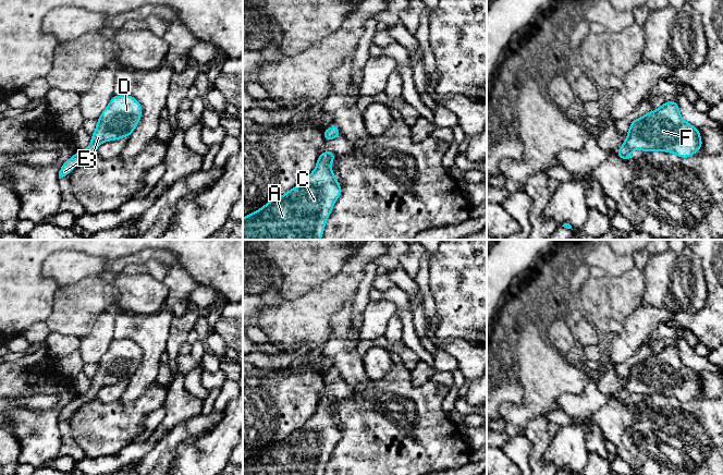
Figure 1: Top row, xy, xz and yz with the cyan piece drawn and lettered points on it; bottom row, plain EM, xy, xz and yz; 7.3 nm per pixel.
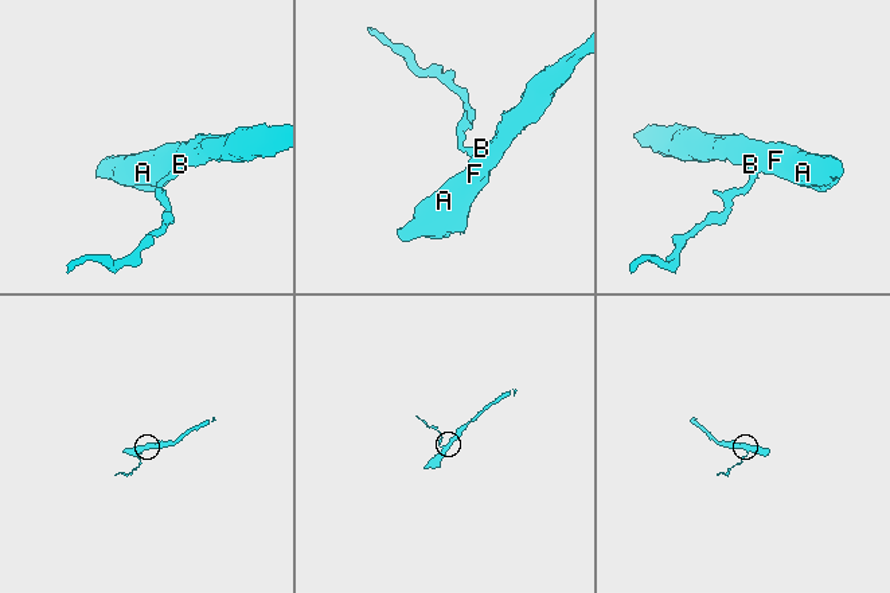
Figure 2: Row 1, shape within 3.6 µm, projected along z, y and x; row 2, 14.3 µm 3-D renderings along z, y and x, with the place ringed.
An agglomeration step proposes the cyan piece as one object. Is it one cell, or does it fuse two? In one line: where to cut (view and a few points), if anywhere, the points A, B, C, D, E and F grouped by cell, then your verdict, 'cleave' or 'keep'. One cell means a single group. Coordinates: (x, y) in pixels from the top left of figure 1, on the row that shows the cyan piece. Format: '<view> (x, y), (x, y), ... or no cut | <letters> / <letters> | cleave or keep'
no cut | A B C D E F | keep

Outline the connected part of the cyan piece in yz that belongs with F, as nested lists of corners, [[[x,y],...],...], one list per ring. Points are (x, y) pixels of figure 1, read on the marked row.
[[[665,101],[659,109],[632,120],[627,138],[615,151],[618,158],[633,160],[632,149],[644,153],[662,150],[688,158],[702,147],[699,129],[684,121],[676,101]]]

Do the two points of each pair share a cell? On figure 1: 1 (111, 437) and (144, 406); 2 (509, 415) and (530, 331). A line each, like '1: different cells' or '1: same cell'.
1: same cell
2: same cell

